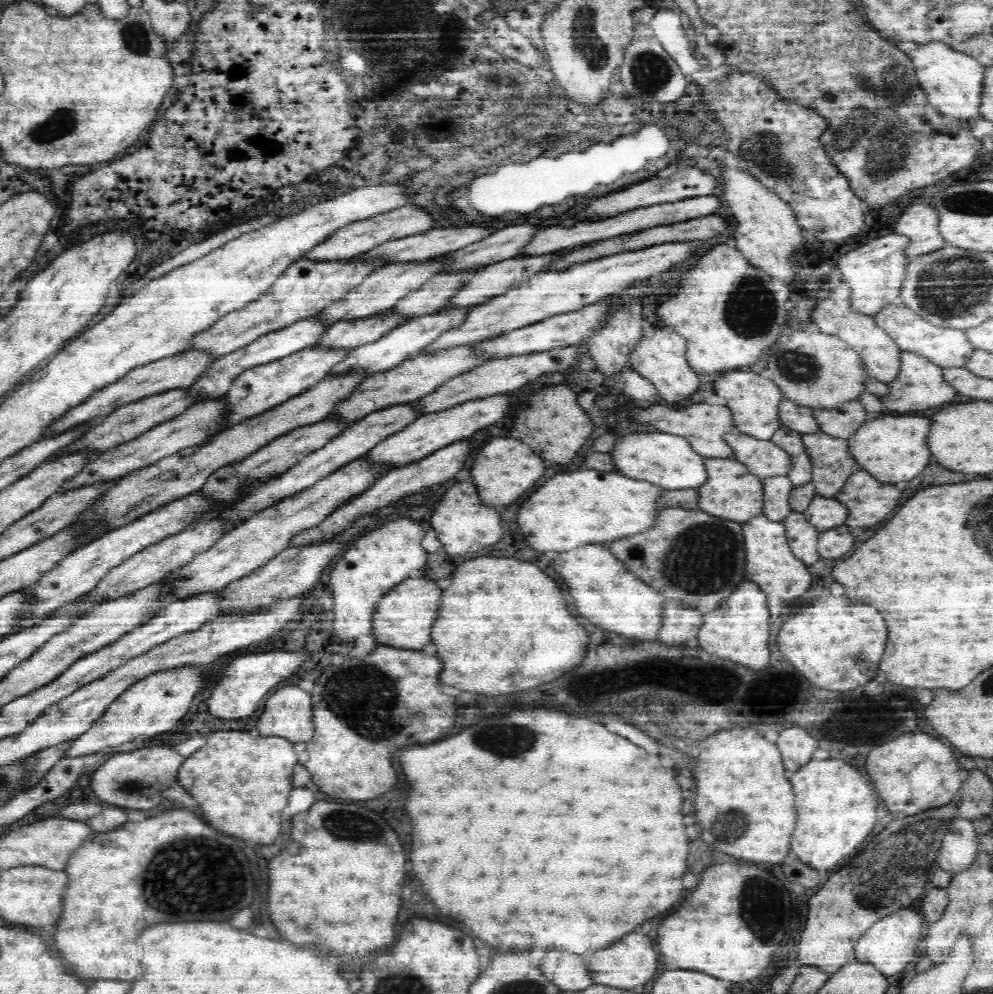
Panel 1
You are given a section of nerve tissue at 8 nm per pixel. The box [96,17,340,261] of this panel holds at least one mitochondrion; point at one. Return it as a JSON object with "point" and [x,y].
{"point":[136,40]}

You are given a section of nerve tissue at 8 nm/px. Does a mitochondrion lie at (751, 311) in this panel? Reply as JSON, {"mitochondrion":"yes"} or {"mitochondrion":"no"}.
{"mitochondrion":"yes"}

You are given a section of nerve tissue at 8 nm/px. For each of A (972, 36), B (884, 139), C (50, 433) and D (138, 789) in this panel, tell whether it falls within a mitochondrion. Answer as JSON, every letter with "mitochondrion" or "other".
{"A":"mitochondrion","B":"mitochondrion","C":"other","D":"mitochondrion"}

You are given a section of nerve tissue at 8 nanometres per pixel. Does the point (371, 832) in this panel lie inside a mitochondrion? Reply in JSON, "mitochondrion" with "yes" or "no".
{"mitochondrion":"yes"}

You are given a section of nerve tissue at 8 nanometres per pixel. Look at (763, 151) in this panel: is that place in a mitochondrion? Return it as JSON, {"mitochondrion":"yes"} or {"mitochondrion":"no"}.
{"mitochondrion":"yes"}

